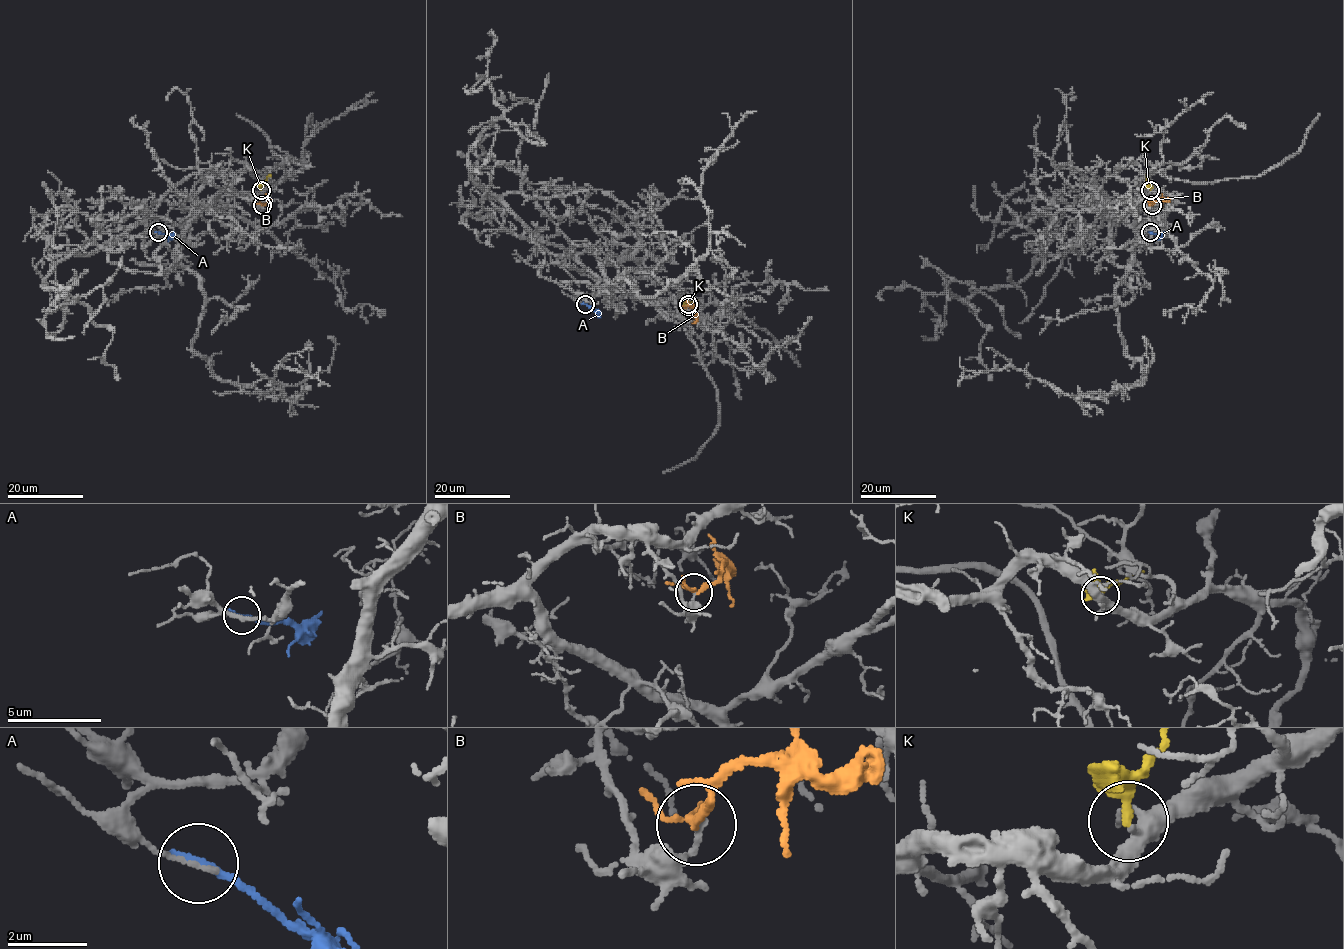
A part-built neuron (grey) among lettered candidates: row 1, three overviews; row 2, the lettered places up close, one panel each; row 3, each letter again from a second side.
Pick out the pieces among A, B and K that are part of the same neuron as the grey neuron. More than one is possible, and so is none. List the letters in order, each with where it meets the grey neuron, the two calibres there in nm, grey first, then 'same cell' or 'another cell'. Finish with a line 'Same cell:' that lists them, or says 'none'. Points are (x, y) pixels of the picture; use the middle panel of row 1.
A: contact (585, 304); calibres 140 and 240 nm; another cell
B: contact (688, 306); calibres 170 and 140 nm; another cell
K: contact (688, 304); calibres 300 and 320 nm; another cell
Same cell: none

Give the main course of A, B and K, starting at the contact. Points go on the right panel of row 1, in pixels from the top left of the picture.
A: (1151, 232), (1161, 234), (1164, 231)
B: (1153, 204), (1157, 199), (1167, 201), (1170, 198)
K: (1151, 190), (1146, 174)

